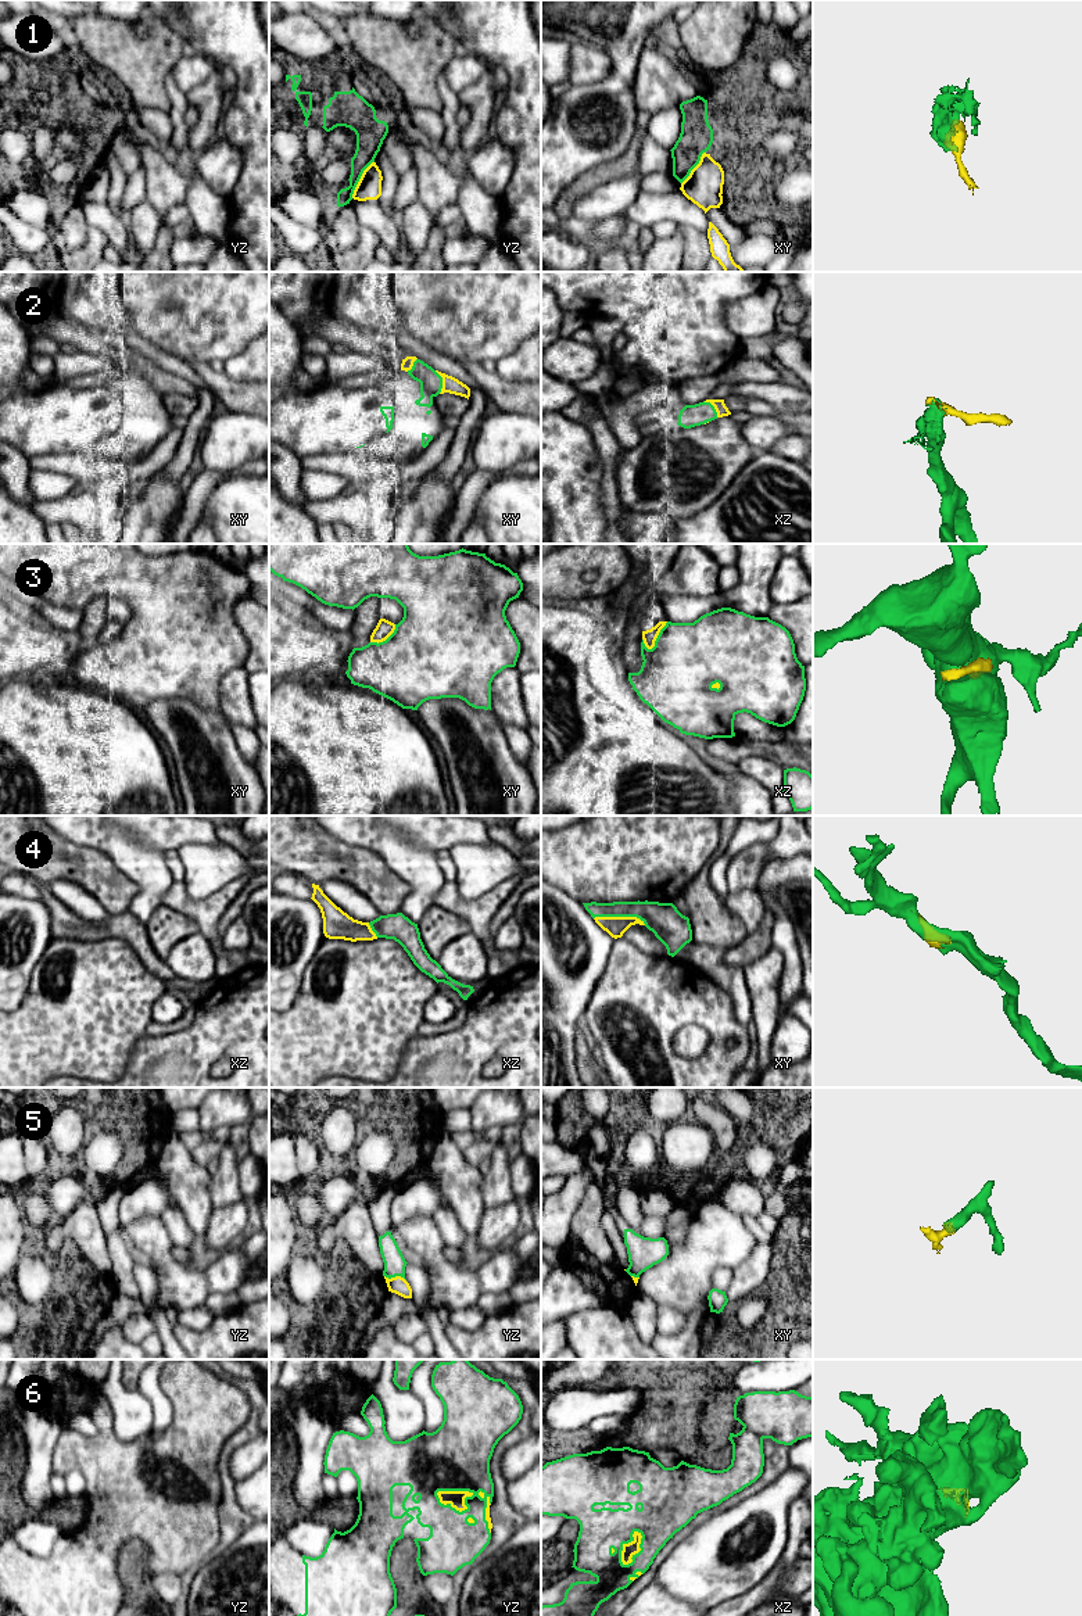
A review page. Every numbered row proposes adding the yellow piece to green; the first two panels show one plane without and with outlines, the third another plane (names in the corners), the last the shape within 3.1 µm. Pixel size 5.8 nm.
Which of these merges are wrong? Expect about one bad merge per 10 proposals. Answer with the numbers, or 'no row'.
1, 3

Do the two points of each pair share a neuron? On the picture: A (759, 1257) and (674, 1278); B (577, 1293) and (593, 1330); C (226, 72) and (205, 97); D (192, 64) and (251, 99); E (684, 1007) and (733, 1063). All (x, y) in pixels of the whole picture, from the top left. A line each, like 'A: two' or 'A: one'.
A: two
B: two
C: two
D: two
E: one

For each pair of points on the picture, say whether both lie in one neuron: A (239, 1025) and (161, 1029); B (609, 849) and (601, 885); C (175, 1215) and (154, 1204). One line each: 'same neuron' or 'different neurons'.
A: different neurons
B: same neuron
C: different neurons

